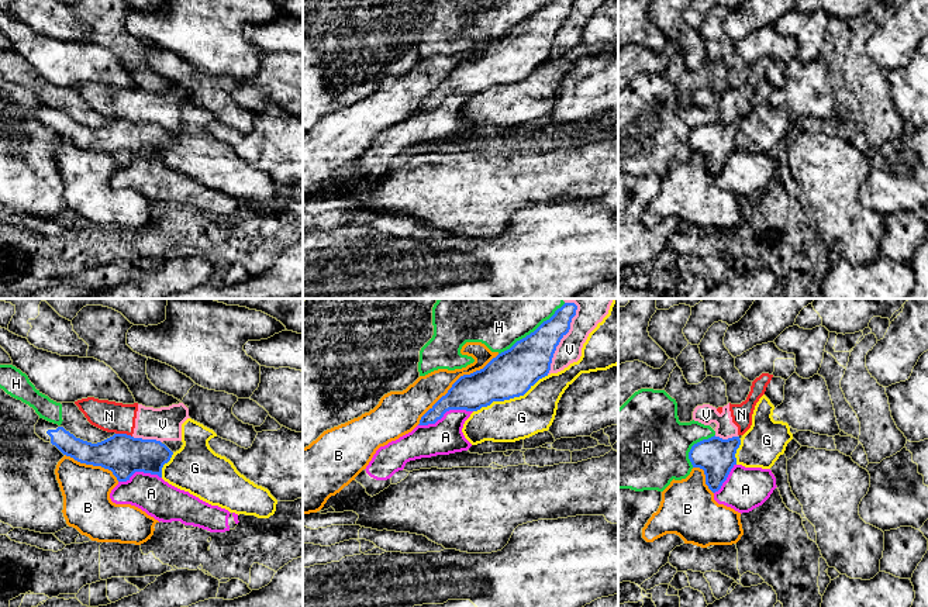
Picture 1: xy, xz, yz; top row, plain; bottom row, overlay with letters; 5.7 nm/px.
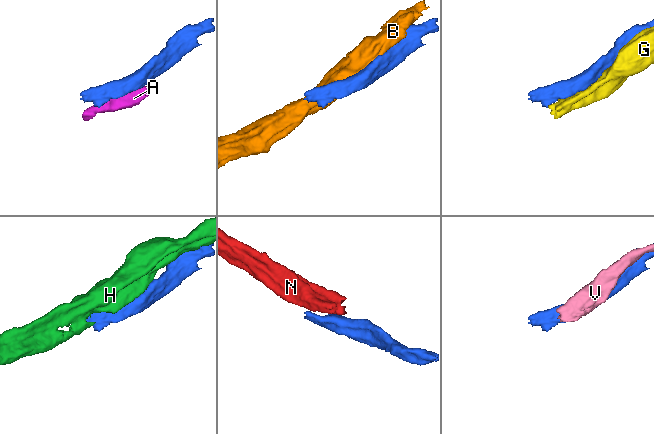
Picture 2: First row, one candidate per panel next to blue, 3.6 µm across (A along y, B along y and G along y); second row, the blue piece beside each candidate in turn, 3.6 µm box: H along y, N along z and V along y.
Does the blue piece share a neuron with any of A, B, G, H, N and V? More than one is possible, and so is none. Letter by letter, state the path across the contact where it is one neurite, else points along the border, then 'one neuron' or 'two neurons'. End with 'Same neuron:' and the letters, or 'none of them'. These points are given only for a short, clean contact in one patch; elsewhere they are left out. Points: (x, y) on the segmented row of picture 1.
A: two neurons
B: two neurons
G: two neurons
H: two neurons
N: along xy (116, 433), (124, 433), (131, 437) | two neurons
V: two neurons
Same neuron: none of them

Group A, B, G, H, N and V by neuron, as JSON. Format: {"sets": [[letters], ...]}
{"sets": [["A"], ["B"], ["G"], ["H"], ["N", "V"]]}

